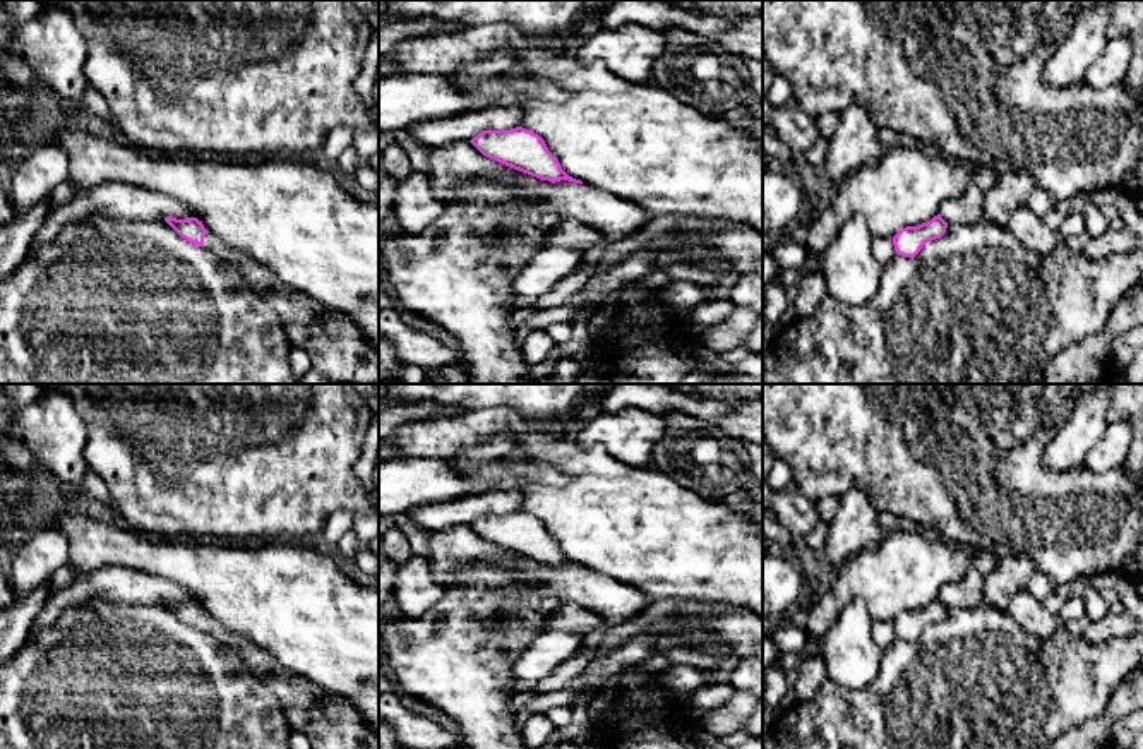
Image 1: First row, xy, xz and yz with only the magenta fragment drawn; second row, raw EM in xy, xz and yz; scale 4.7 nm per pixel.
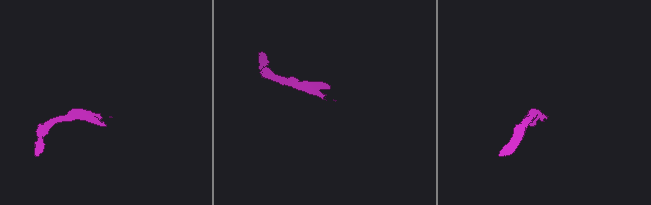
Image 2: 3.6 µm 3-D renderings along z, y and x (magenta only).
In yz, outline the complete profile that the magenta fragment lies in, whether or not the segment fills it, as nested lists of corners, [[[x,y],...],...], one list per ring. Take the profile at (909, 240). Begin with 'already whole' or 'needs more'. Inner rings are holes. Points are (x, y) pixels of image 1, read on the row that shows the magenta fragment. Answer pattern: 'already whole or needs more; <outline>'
already whole; [[[941,214],[919,226],[901,228],[893,237],[895,250],[898,255],[915,257],[927,242],[941,238],[946,233],[946,228],[948,223],[941,218]]]

